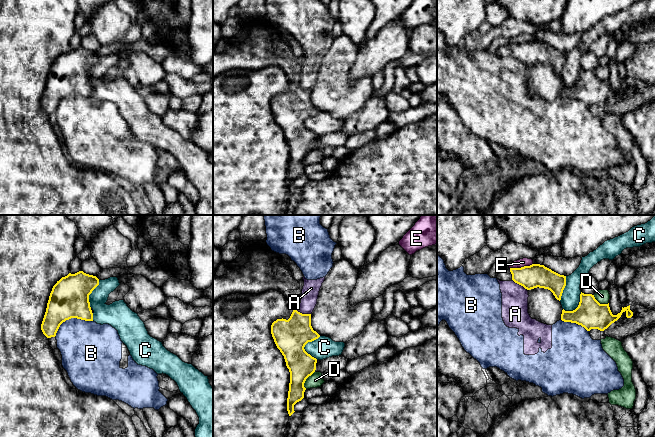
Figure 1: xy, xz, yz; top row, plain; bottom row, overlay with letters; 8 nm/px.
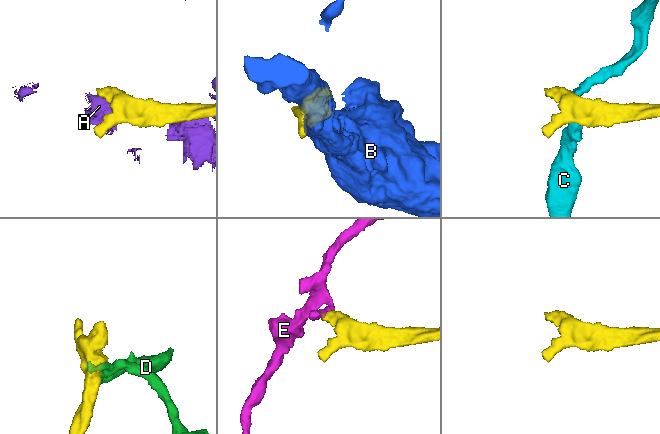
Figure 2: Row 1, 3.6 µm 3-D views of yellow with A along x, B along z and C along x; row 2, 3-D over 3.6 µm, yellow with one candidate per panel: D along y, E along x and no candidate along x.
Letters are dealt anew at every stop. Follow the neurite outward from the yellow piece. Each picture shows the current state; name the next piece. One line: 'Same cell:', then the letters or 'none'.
Same cell: none

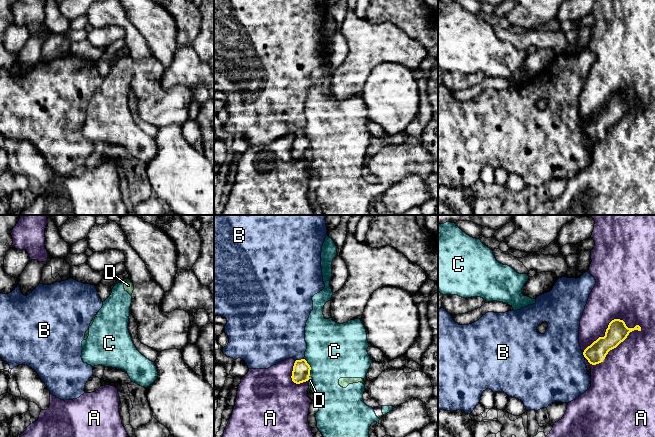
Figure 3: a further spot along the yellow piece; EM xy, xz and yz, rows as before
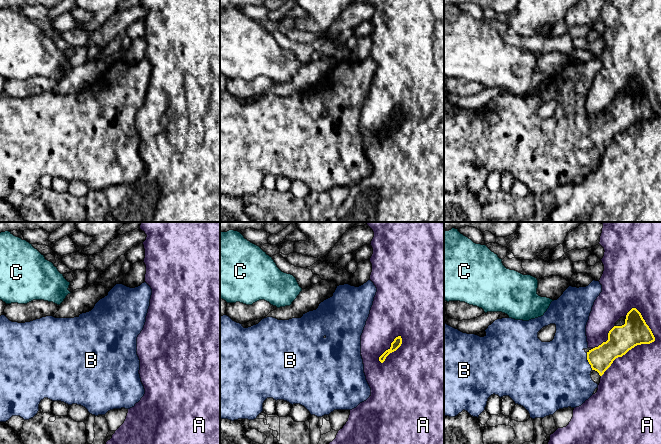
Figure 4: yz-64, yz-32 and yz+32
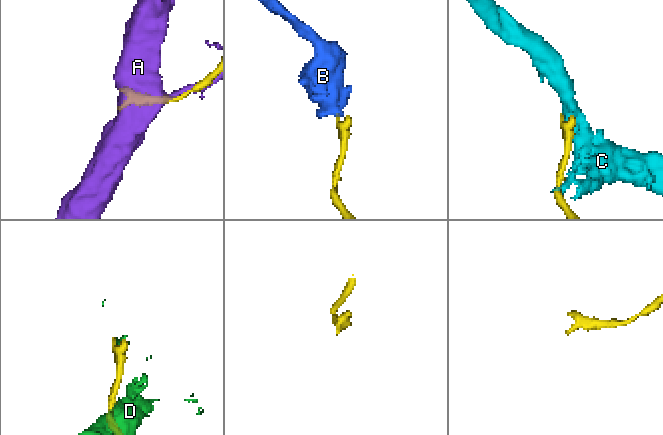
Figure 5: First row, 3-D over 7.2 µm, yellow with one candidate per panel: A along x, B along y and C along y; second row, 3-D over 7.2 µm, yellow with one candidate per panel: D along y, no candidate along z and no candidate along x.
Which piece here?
Same cell: B

